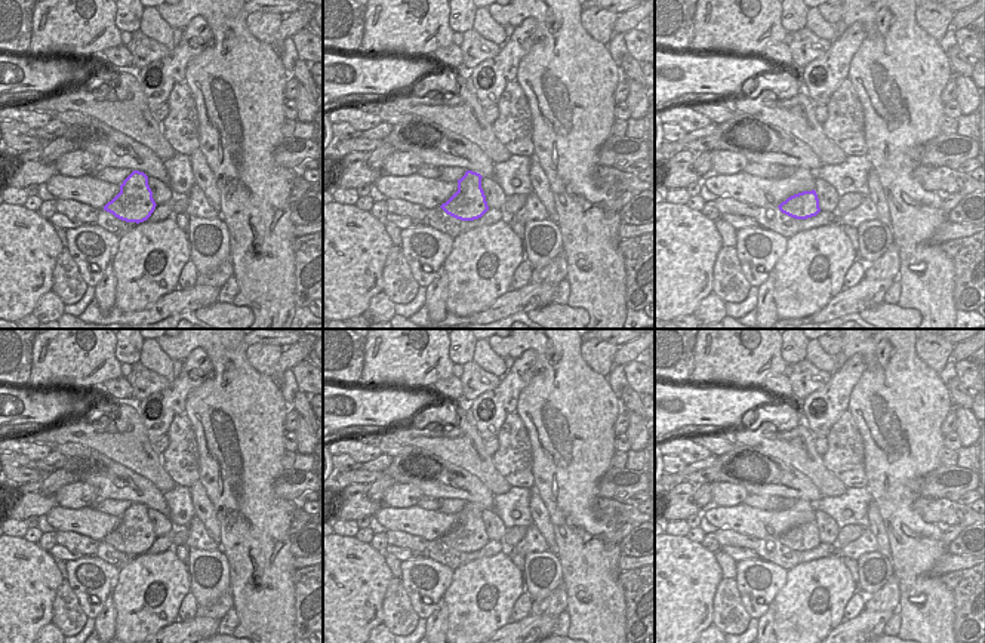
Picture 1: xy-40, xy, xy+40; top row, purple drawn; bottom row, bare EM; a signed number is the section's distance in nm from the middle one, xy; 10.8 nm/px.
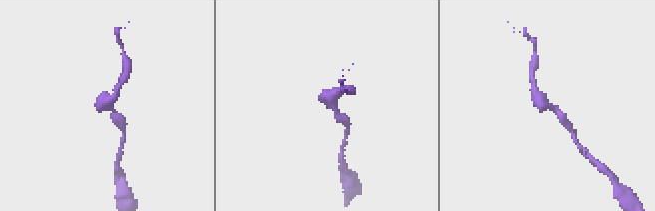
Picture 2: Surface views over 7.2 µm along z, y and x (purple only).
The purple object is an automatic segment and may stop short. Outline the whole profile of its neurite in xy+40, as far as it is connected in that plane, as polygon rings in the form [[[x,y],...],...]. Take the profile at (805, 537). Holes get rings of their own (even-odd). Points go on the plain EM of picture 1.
[[[815,522],[794,526],[778,539],[782,545],[795,551],[807,551],[821,544],[819,530]]]

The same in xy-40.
[[[133,502],[120,517],[120,524],[104,538],[104,542],[126,554],[144,554],[156,541],[148,508]]]

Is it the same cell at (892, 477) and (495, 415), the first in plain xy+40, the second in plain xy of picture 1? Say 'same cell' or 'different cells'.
different cells

